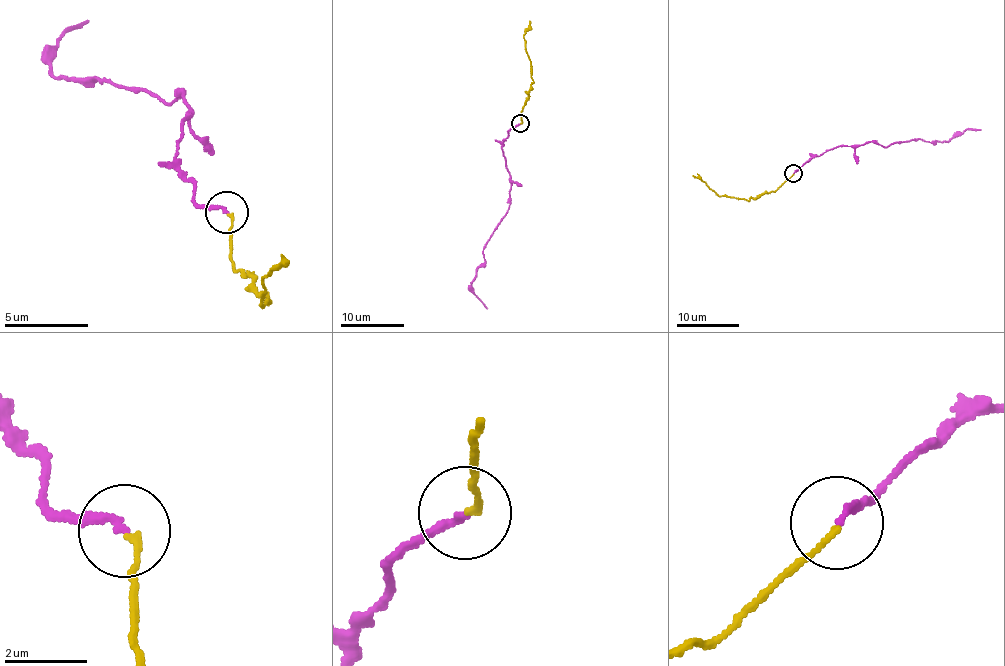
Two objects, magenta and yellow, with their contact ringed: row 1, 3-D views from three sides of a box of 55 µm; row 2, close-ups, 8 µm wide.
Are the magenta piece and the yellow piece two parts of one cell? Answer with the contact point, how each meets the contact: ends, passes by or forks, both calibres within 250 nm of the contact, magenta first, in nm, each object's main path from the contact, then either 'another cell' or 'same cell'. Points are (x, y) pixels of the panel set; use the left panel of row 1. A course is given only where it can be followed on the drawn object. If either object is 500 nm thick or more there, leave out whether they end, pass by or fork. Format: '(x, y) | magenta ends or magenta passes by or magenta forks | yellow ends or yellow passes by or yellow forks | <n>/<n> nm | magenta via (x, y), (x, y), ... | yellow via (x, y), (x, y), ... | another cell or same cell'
(227, 212) | magenta ends | yellow ends | 180/130 nm | magenta via (227, 211), (205, 209), (172, 164), (189, 116), (179, 92), (167, 103), (54, 74), (50, 56), (90, 20) | yellow via (227, 215), (238, 271), (251, 278), (269, 304), (262, 303), (266, 276), (290, 261) | same cell

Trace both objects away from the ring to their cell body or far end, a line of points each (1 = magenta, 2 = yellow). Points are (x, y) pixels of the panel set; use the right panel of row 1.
1: (794, 173), (813, 157), (829, 150), (876, 142), (887, 147), (918, 139), (949, 140), (968, 129), (980, 129)
2: (794, 174), (774, 192), (744, 200), (715, 194), (693, 176)

